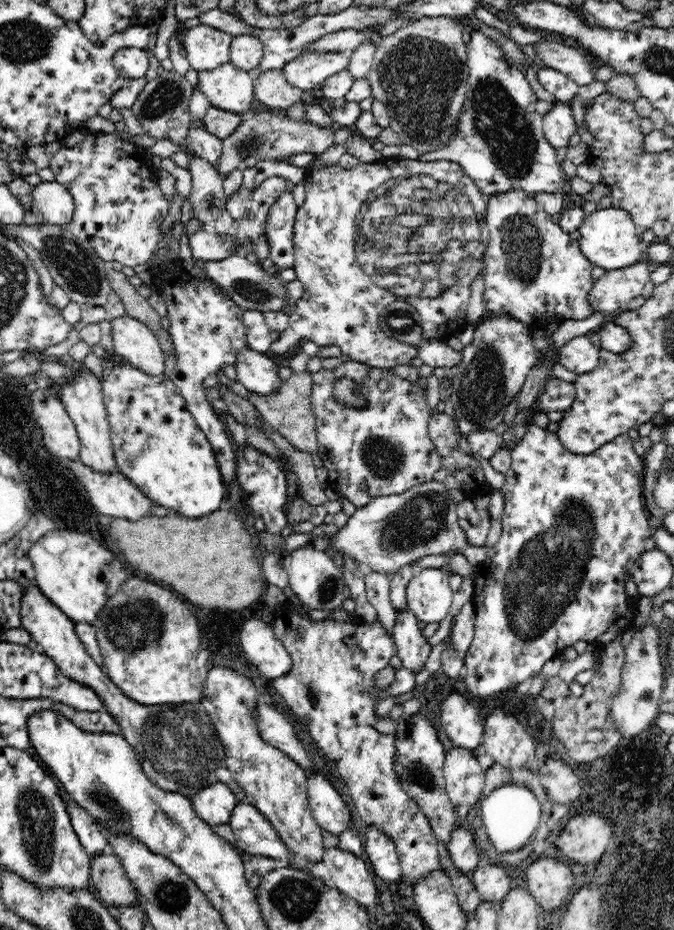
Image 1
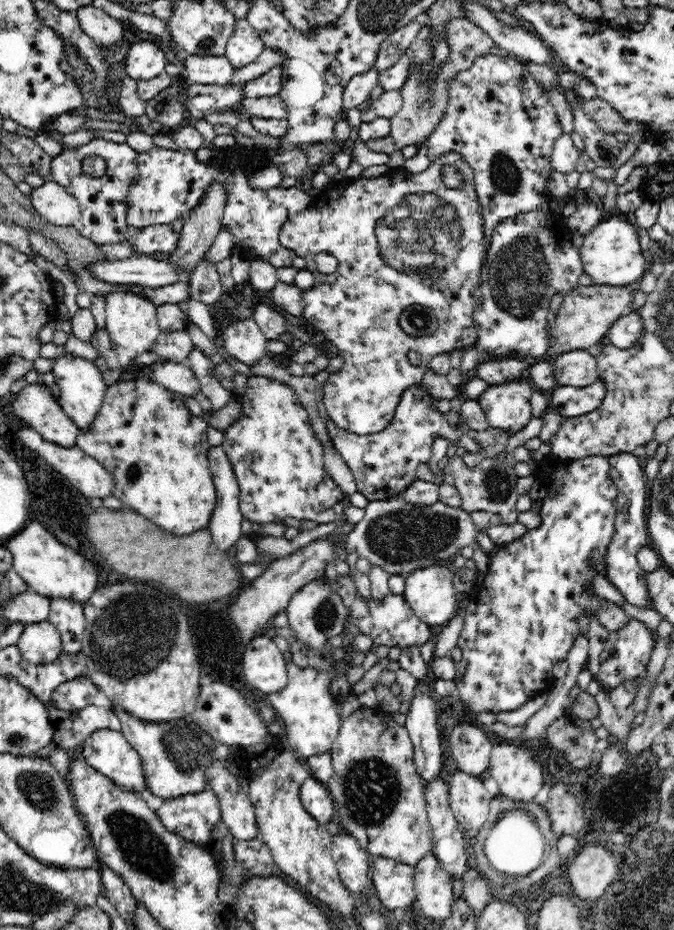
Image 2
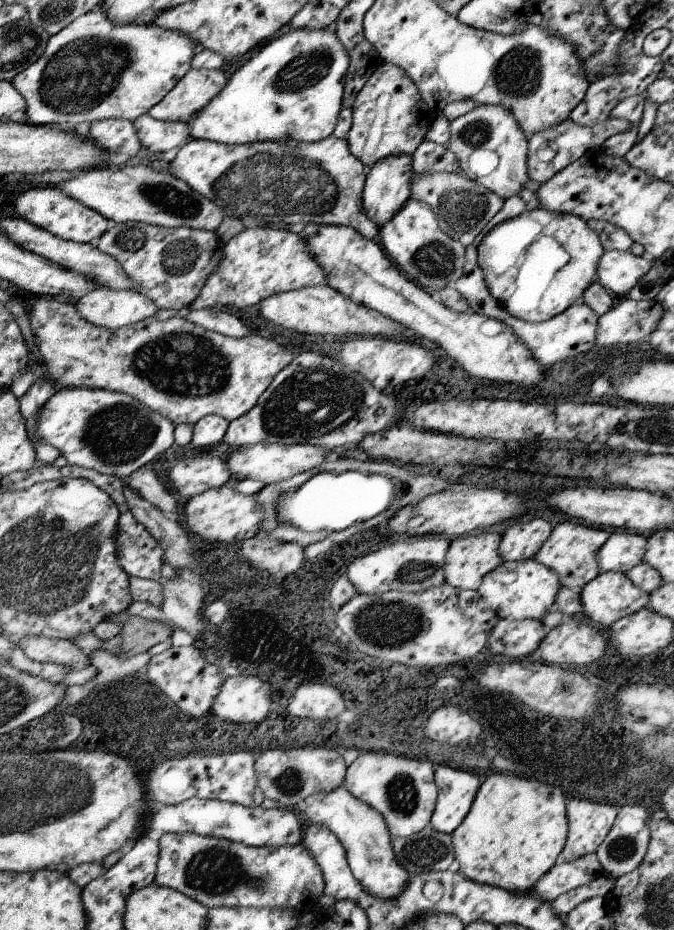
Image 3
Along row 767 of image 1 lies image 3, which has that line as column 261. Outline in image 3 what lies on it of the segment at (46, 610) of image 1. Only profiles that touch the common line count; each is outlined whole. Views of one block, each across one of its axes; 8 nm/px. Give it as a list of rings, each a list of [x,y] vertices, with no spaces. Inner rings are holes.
[[[329,136],[325,140],[305,144],[297,140],[277,140],[277,142],[255,142],[255,144],[217,144],[211,140],[187,140],[183,148],[179,148],[177,156],[171,160],[169,170],[173,176],[189,184],[199,196],[211,200],[217,208],[223,210],[225,216],[237,218],[243,222],[245,216],[257,218],[261,226],[289,226],[289,224],[313,224],[313,226],[345,226],[353,228],[361,236],[369,240],[377,240],[379,224],[369,220],[363,210],[363,162],[357,160],[347,146],[345,138]]]

